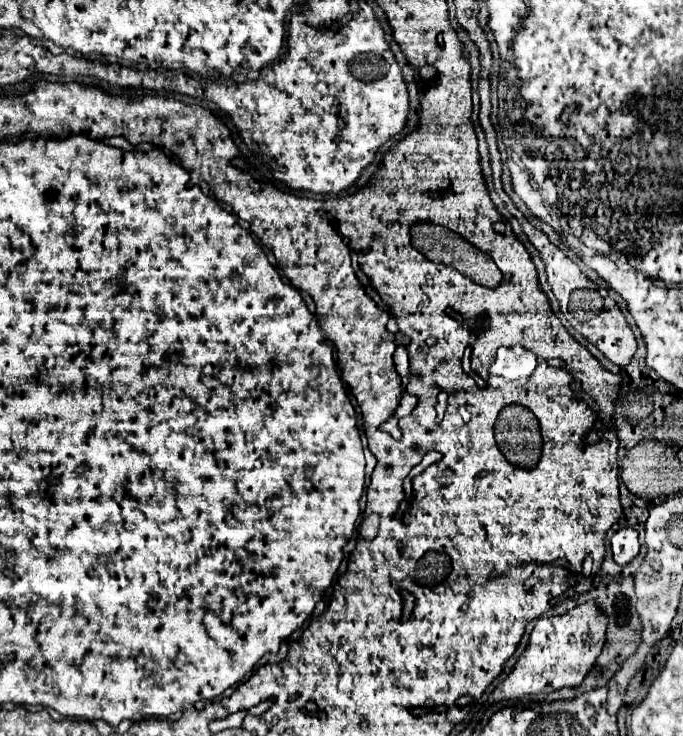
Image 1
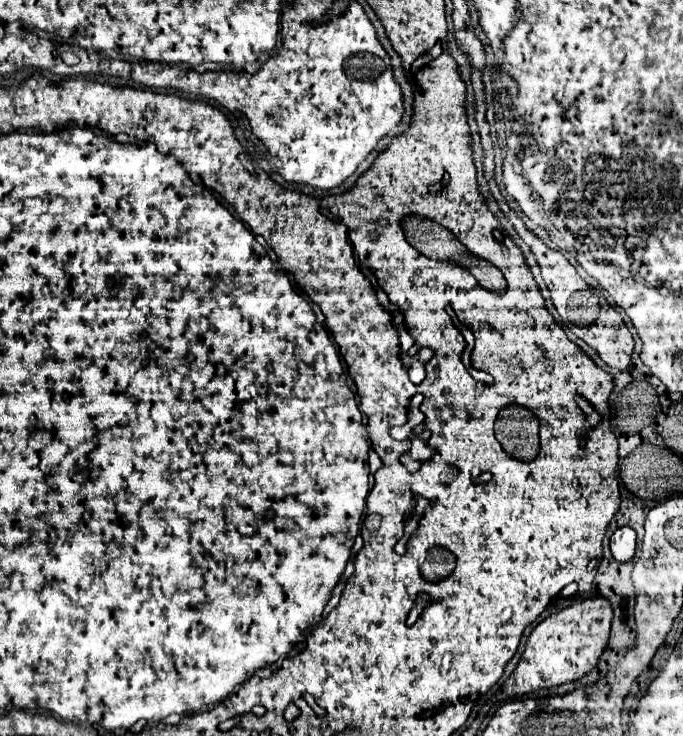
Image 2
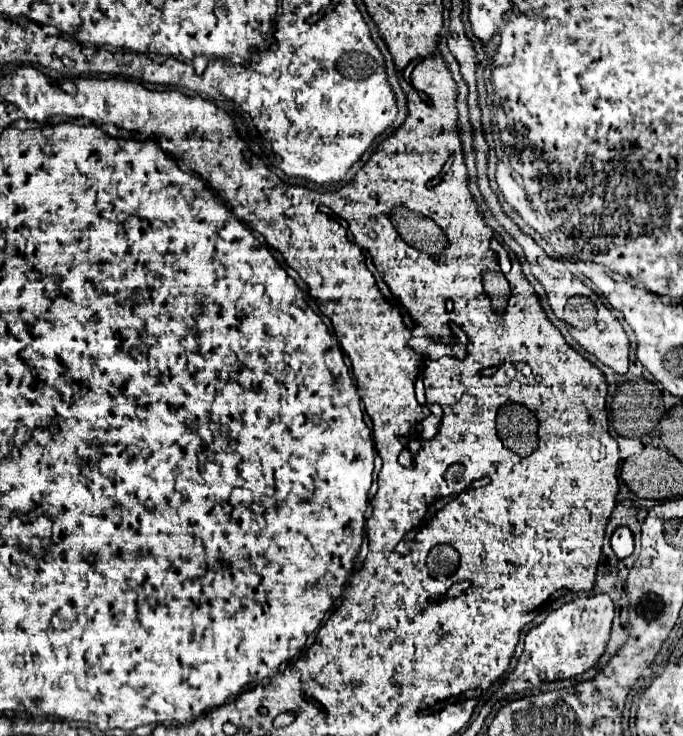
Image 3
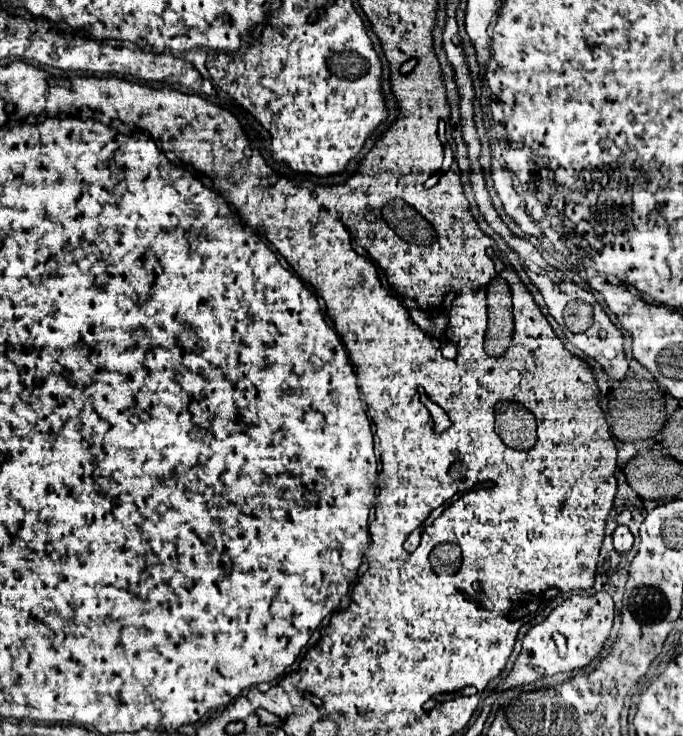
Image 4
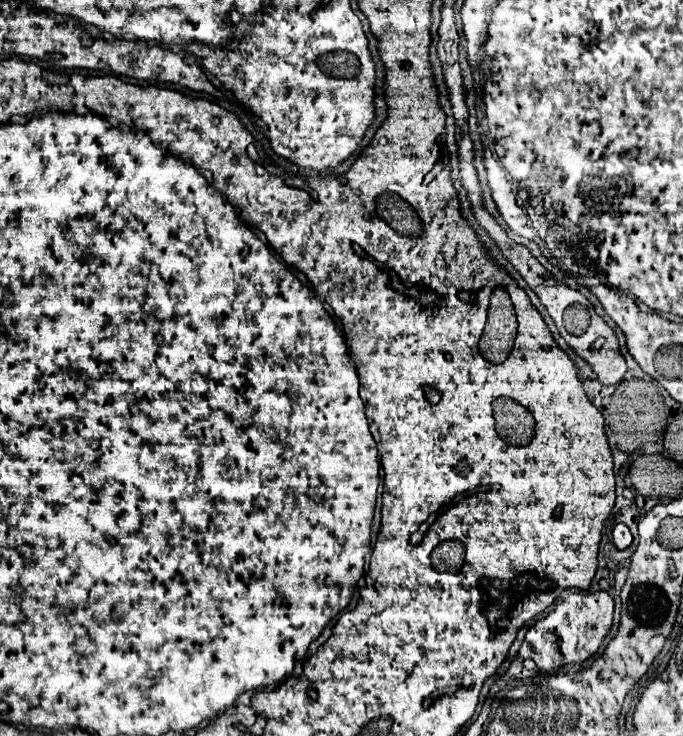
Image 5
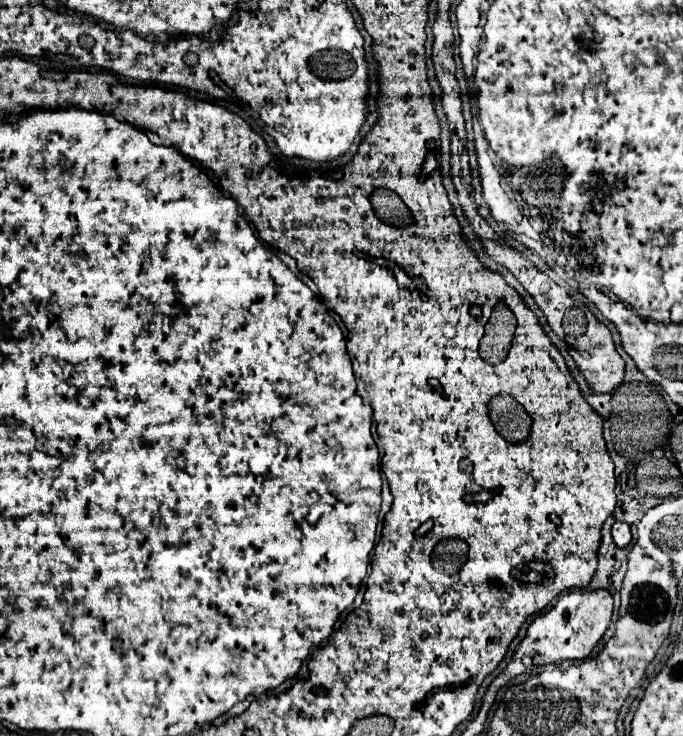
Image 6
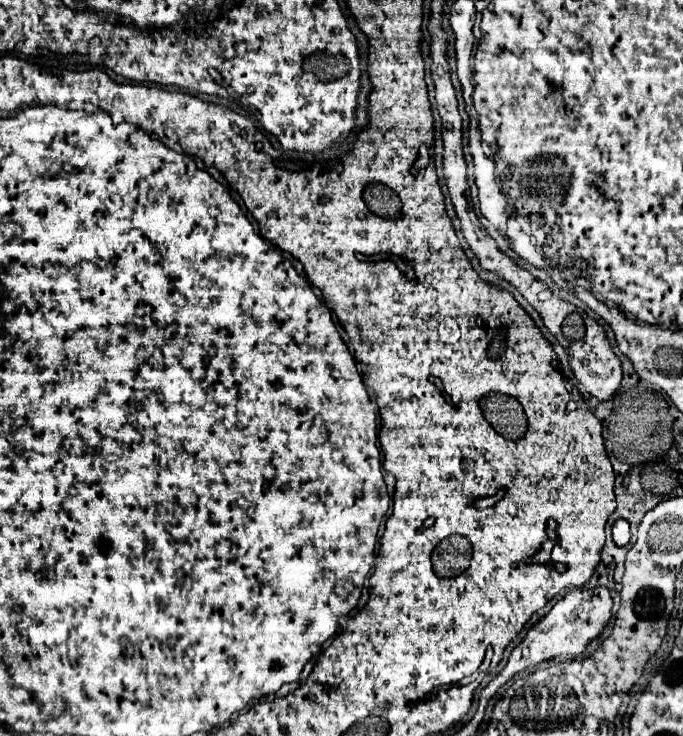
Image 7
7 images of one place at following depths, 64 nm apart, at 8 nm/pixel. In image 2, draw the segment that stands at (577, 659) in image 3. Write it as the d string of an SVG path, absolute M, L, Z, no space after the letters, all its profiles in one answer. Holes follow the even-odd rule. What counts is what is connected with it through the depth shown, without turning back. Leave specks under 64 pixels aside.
M602 596L578 600L572 606L550 614L530 632L524 654L510 678L502 684L502 690L508 690L508 696L522 696L582 678L598 664L598 658L604 652L610 634L610 622L612 606Z

